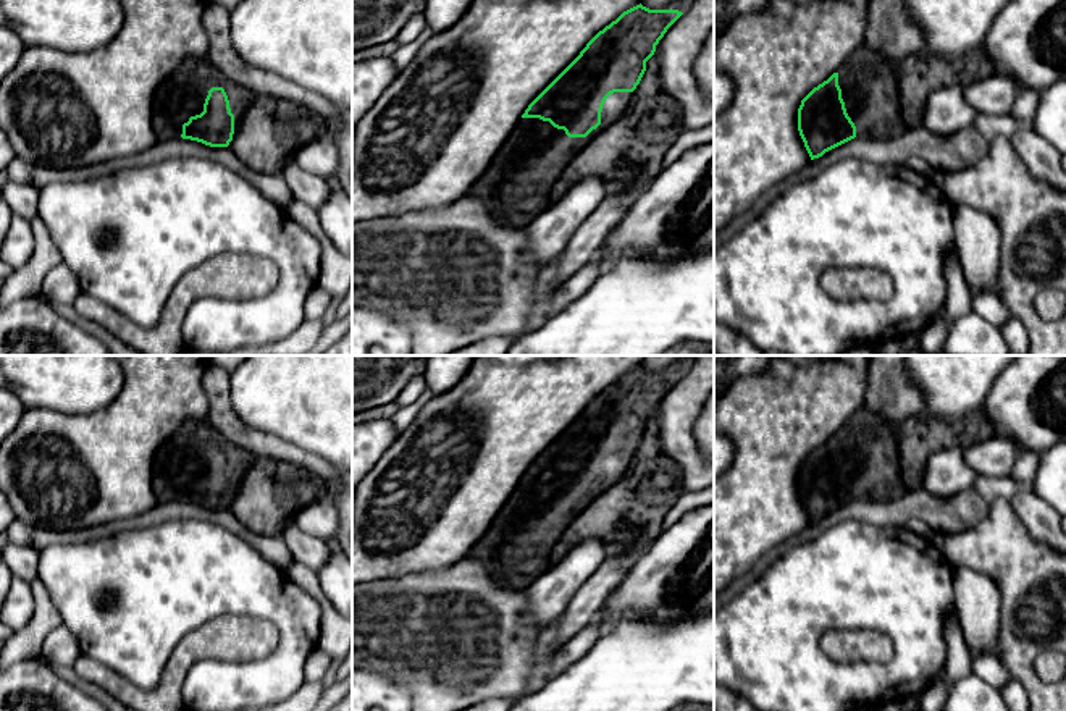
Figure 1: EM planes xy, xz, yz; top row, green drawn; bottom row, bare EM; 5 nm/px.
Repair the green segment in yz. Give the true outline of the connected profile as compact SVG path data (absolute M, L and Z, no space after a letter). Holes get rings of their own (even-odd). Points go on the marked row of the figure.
M859 47L798 108L798 131L811 160L854 139L890 139L908 128L900 108L900 61Z

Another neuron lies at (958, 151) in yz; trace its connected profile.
M917 124L890 139L854 137L811 160L801 171L770 186L749 210L735 217L714 234L714 250L758 218L788 187L814 178L835 162L859 158L877 165L906 165L909 157L921 157L940 175L976 165L987 155L988 142L990 137L972 124L950 136L932 133Z

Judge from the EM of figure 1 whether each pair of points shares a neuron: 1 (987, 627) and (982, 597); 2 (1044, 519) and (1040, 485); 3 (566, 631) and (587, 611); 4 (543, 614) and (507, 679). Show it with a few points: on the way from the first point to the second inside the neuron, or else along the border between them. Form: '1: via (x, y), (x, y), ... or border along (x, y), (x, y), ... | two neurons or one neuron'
1: via (982, 619), (982, 605) | one neuron
2: border along (1032, 490), (1049, 503) | two neurons
3: via (570, 626), (582, 614) | one neuron
4: border along (527, 590), (527, 613), (532, 622), (541, 629) | two neurons

